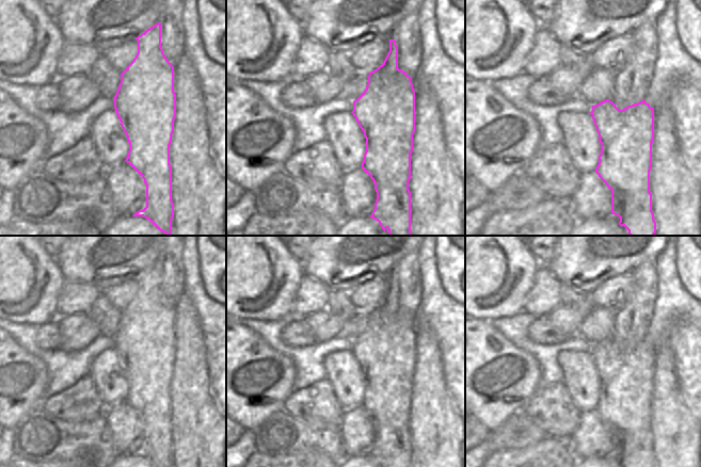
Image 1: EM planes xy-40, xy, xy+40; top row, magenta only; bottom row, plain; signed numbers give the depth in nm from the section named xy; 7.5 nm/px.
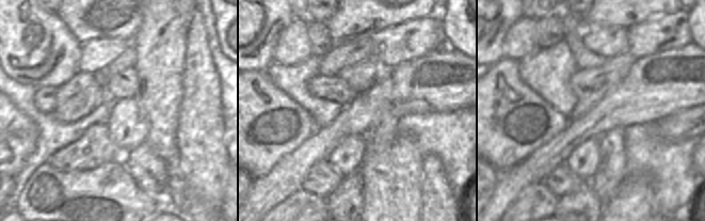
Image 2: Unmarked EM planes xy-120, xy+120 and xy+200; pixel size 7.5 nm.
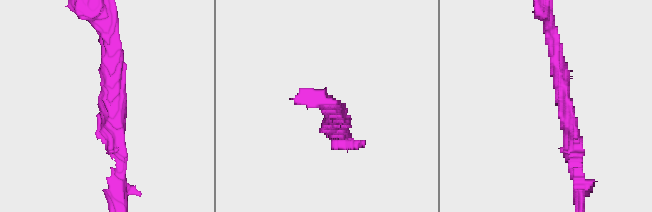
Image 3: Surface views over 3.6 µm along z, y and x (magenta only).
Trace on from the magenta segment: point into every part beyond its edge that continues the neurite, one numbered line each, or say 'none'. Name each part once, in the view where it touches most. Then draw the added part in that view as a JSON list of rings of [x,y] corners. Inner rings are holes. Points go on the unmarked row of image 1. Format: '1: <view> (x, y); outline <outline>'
none

